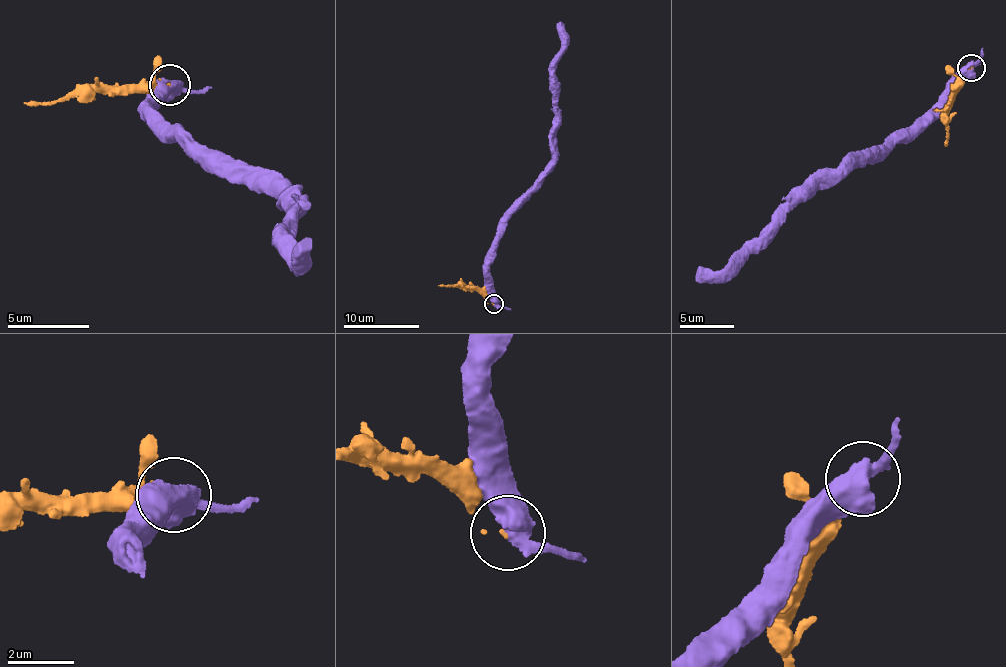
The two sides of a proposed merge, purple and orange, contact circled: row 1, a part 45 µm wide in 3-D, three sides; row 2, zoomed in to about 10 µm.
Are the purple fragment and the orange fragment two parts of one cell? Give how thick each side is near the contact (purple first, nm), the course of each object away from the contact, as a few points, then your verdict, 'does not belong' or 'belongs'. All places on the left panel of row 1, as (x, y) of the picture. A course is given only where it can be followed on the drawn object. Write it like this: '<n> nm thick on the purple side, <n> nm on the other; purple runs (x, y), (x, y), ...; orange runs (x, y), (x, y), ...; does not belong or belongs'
550 nm thick on the purple side, 50 nm on the other; purple runs (171, 84), (151, 110), (183, 141), (297, 198), (301, 217), (281, 242), (299, 250); orange runs (171, 84), (160, 77), (127, 92), (93, 84), (51, 103), (23, 103); does not belong

